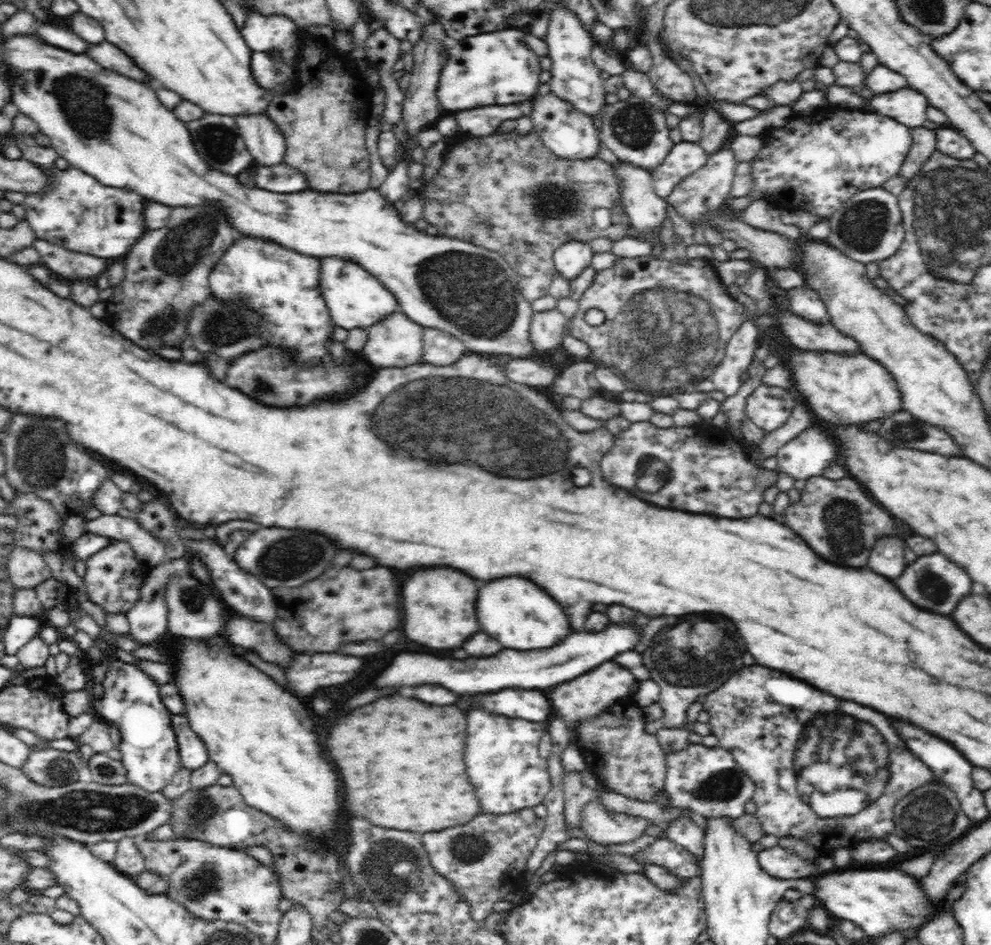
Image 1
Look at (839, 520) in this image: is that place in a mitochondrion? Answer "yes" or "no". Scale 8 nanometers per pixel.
yes

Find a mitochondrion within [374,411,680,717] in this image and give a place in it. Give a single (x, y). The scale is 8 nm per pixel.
(655, 472)

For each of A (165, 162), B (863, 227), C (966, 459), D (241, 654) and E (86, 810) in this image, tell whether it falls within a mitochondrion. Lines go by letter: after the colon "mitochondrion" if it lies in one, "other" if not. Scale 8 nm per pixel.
A: other
B: mitochondrion
C: other
D: other
E: mitochondrion

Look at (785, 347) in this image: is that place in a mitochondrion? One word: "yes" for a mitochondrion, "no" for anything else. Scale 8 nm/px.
no

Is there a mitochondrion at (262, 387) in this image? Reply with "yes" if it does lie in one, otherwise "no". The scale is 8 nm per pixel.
yes

